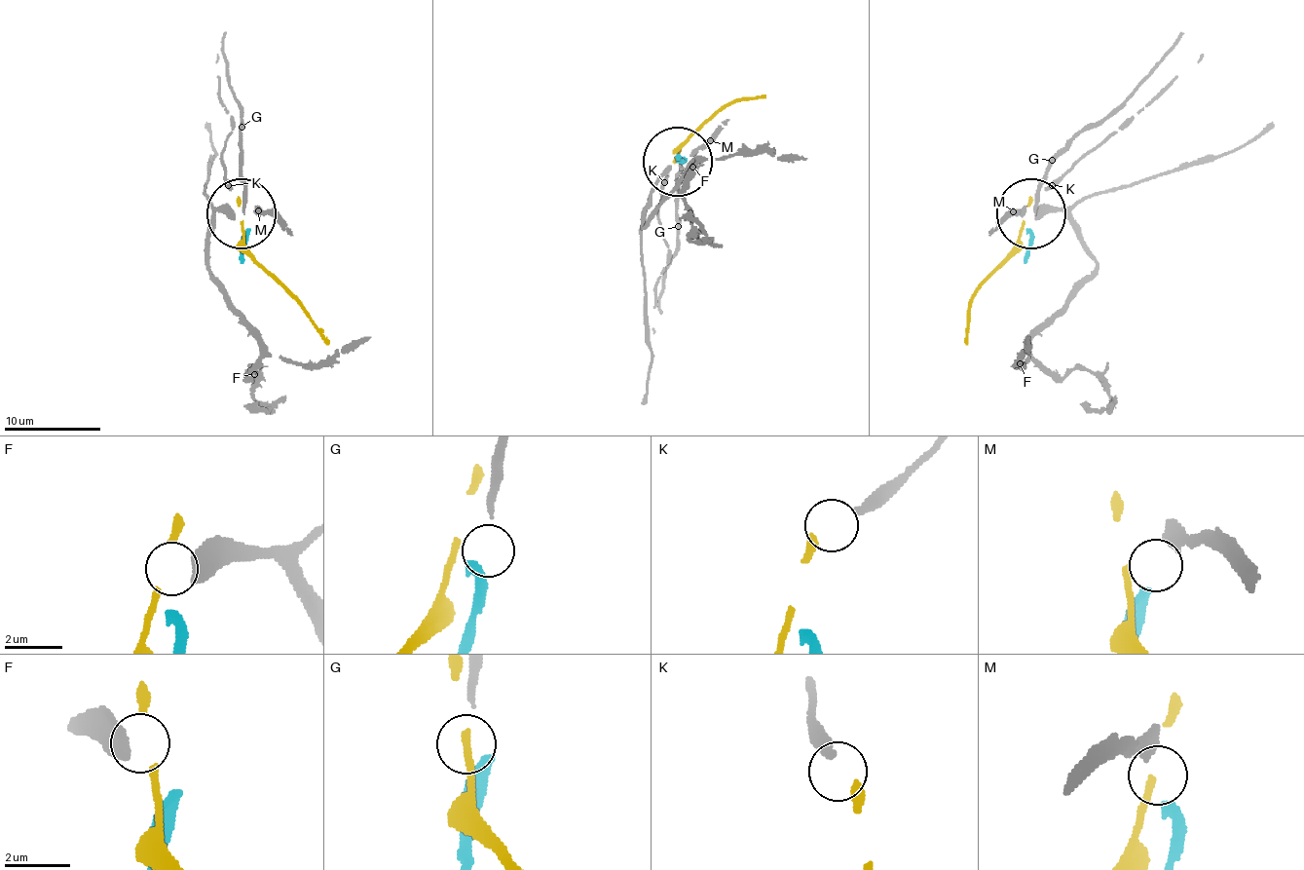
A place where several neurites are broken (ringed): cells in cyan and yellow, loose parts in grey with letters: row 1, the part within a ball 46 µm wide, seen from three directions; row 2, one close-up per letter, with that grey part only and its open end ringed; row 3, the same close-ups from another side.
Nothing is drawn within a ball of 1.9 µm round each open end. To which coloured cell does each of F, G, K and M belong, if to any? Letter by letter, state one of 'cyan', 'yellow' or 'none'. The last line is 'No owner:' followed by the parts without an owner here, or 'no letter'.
F: none
G: none
K: yellow
M: cyan
No owner: F, G

